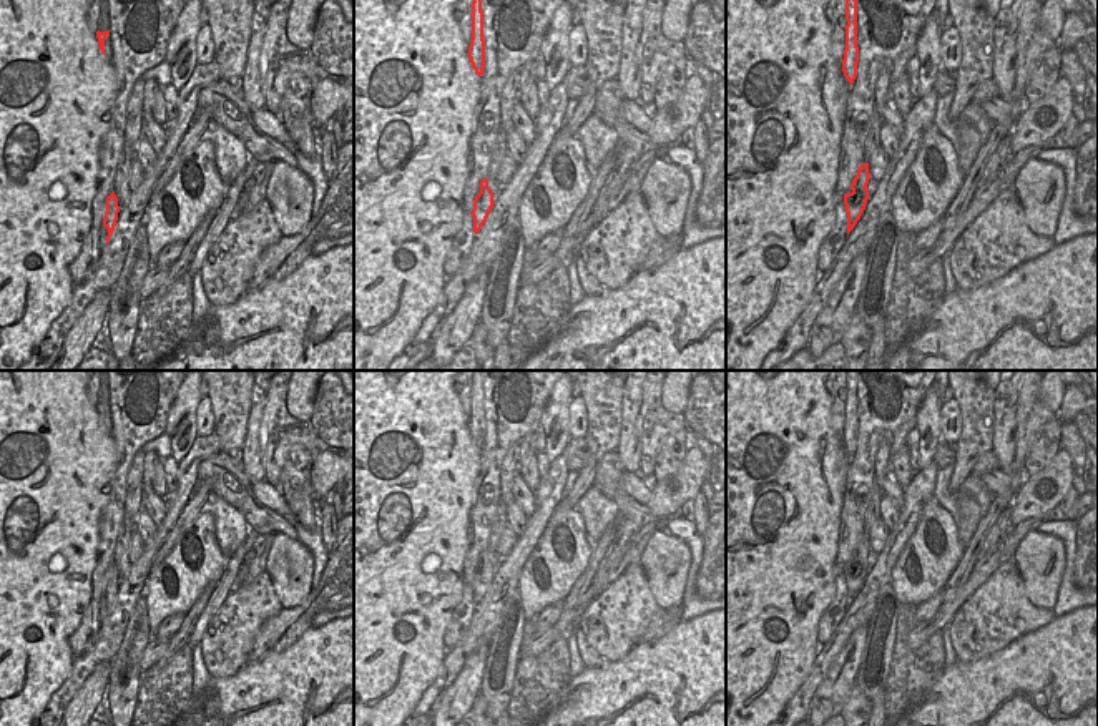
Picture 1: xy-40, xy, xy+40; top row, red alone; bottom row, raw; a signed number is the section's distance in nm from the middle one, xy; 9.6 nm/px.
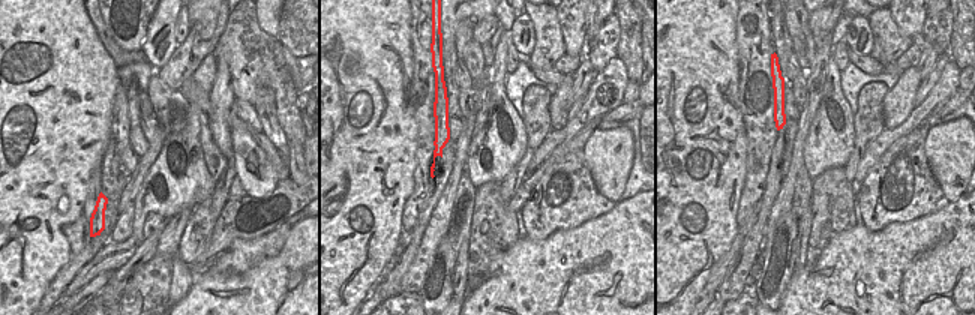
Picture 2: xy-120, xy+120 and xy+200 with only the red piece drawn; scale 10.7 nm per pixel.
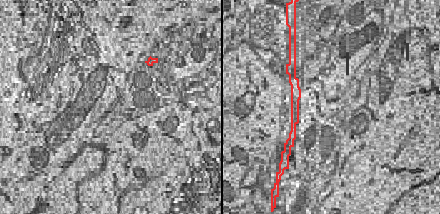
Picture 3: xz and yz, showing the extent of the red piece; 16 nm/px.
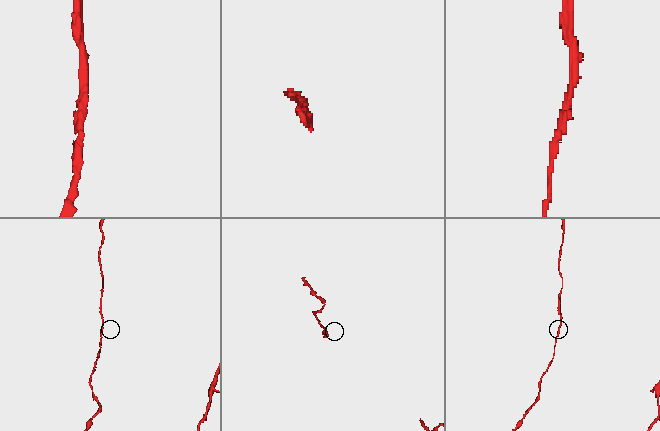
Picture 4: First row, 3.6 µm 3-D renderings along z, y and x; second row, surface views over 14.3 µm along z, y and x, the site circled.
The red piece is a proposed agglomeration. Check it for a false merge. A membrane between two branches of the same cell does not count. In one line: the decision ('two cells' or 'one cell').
one cell

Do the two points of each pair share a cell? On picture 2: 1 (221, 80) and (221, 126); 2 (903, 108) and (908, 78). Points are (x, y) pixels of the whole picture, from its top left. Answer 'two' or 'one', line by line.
1: one
2: one

